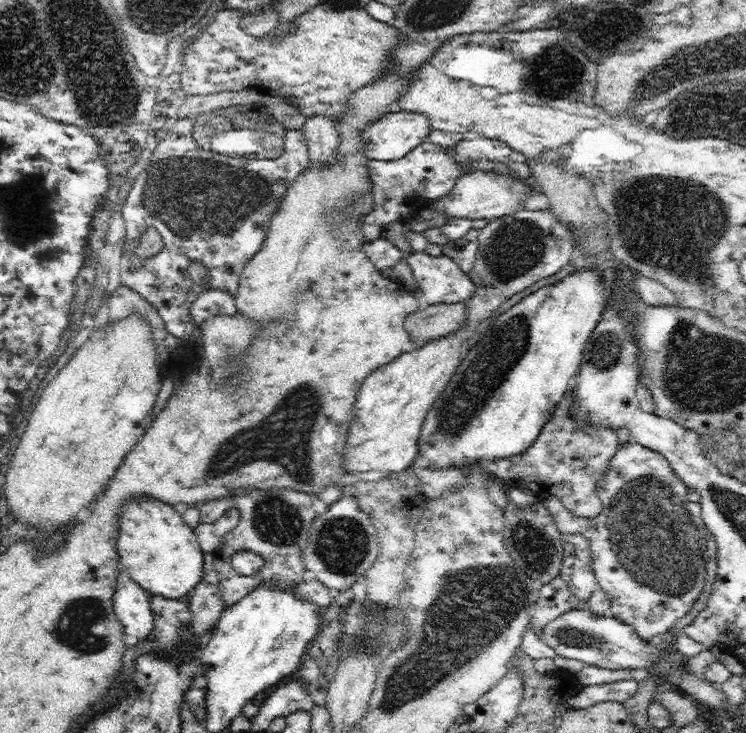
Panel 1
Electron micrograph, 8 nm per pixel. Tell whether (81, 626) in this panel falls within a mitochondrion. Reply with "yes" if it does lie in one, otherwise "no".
yes

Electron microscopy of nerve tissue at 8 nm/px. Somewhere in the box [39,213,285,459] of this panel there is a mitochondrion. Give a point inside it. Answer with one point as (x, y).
(228, 356)

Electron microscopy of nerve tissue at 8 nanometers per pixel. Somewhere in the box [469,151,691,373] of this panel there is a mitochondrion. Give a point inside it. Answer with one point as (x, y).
(512, 250)

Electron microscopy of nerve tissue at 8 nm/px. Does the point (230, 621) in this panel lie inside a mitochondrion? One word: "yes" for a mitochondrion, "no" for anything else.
no

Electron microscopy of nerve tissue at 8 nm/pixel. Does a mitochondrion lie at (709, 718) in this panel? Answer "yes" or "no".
no

